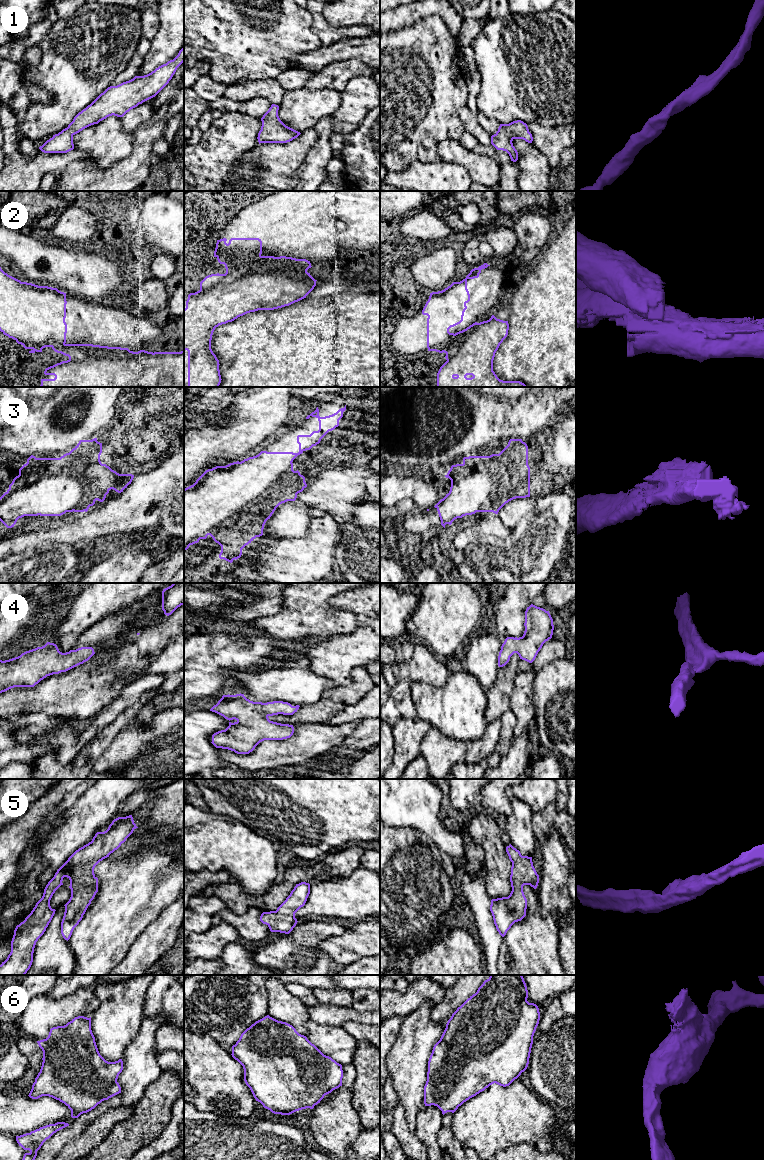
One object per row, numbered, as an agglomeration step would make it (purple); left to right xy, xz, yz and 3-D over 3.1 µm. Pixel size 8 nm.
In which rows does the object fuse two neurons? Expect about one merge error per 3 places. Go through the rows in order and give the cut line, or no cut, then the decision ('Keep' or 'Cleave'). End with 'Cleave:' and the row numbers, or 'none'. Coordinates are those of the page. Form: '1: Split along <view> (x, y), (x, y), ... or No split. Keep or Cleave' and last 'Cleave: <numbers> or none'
1: No split. Keep
2: Split along xy (16, 339), (35, 343), (61, 342), (64, 344). Cleave
3: No split. Keep
4: No split. Keep
5: No split. Keep
6: No split. Keep
Cleave: 2

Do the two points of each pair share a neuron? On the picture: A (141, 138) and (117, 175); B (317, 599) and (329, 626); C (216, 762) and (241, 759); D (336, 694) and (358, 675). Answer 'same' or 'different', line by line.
A: same
B: same
C: different
D: same

